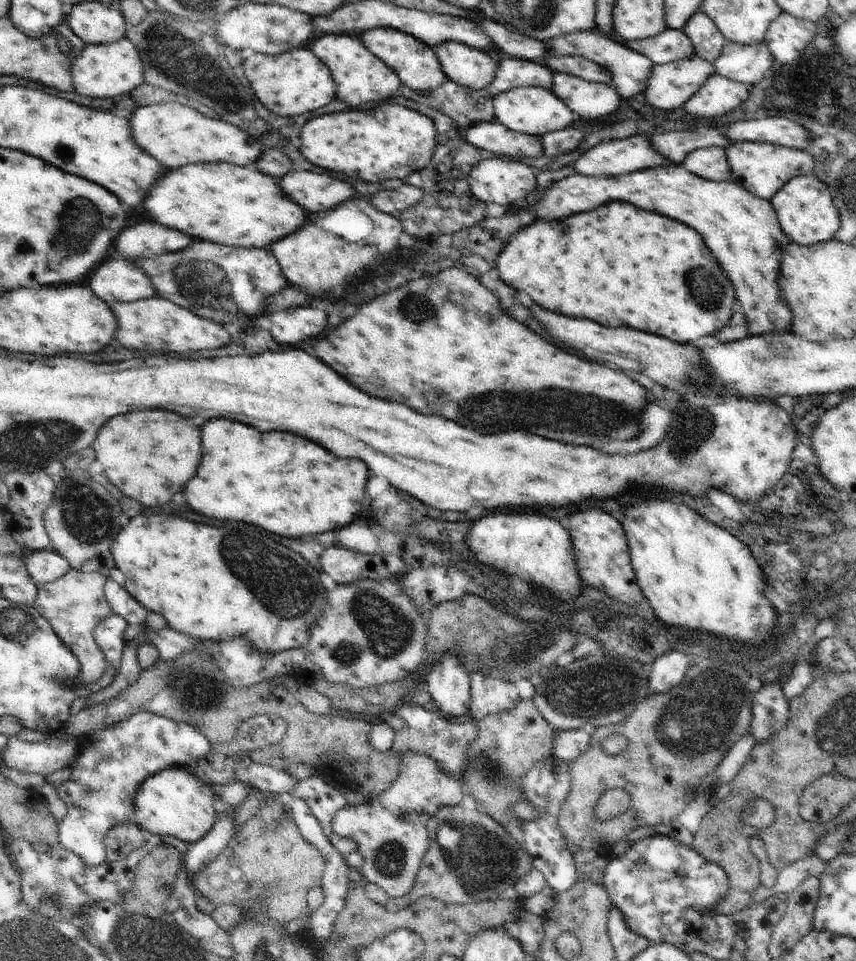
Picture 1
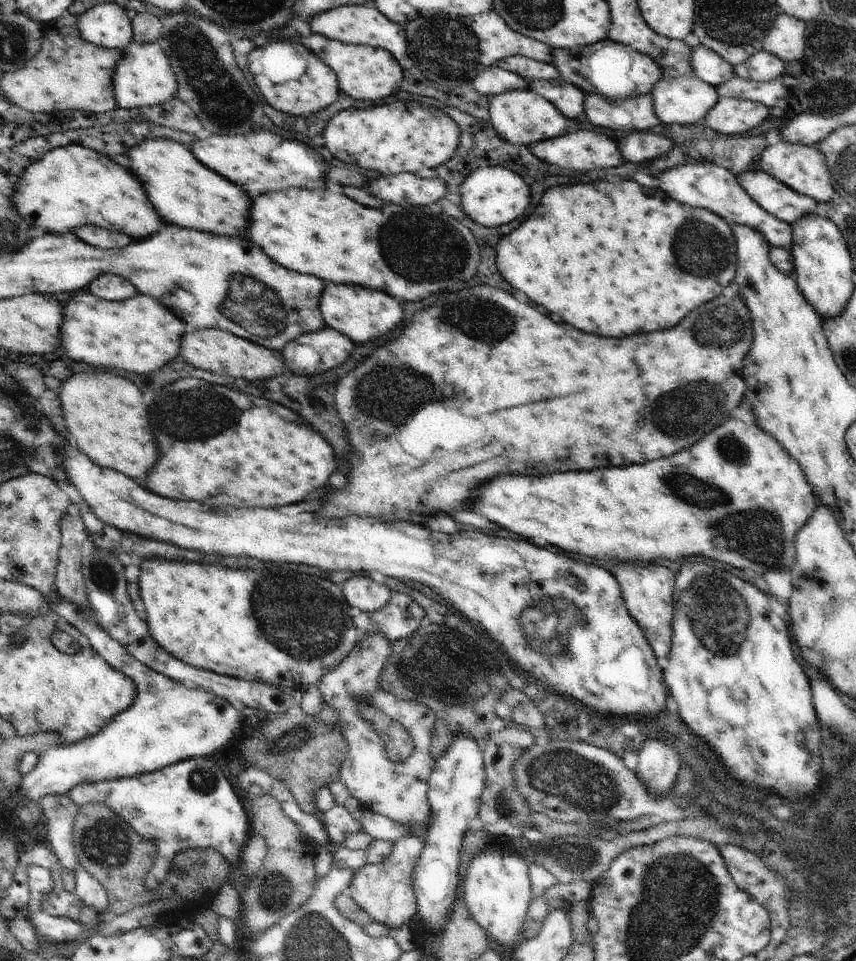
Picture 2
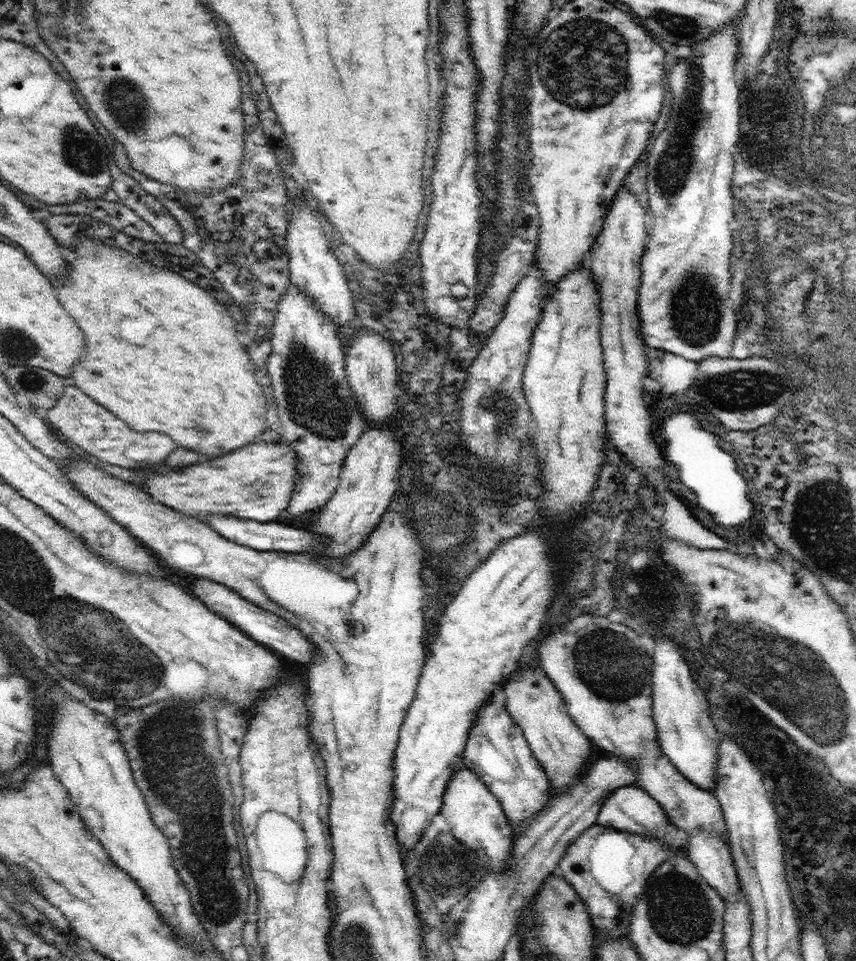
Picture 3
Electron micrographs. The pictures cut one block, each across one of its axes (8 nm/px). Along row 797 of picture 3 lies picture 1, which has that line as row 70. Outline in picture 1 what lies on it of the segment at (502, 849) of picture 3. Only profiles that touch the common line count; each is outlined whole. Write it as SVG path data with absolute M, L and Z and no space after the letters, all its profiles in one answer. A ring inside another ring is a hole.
M445 42L434 51L444 74L456 84L479 91L494 82L498 64L487 52L462 42Z

